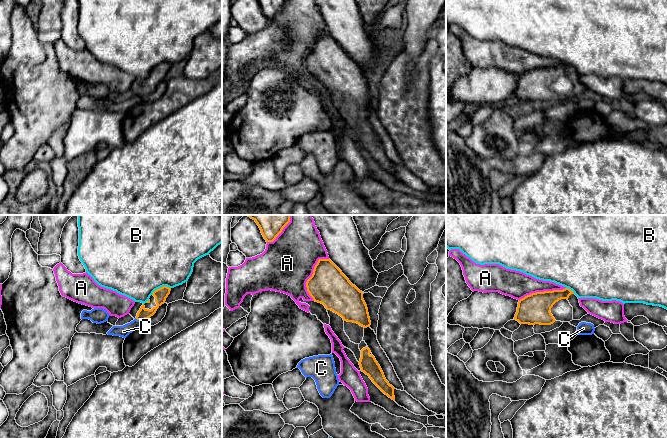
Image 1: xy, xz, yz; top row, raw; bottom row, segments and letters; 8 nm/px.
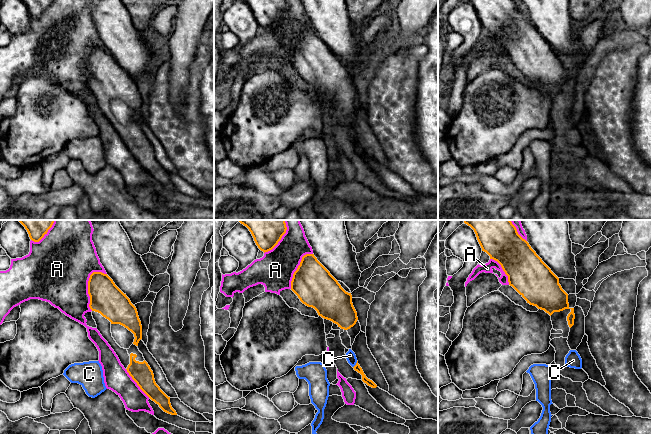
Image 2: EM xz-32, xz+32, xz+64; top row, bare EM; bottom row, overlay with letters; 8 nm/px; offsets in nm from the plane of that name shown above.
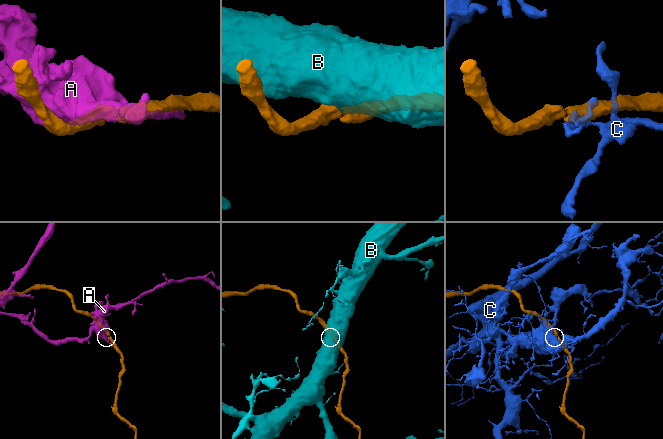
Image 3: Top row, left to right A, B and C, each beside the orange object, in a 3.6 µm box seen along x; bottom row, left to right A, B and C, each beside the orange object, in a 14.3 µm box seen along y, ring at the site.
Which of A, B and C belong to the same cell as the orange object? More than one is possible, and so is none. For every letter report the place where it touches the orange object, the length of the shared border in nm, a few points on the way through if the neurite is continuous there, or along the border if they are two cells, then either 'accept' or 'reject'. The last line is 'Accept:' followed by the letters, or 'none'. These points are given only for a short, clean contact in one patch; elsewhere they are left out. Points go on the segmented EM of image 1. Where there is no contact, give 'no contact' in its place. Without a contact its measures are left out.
A: meets orange in xz at (312, 275); contact 360 nm long; reject
B: meets orange in xy at (161, 287); contact 170 nm long; reject
C: meets orange in xy at (138, 319); contact 50 nm long; border along xy (135, 318), (140, 321); reject
Accept: none

